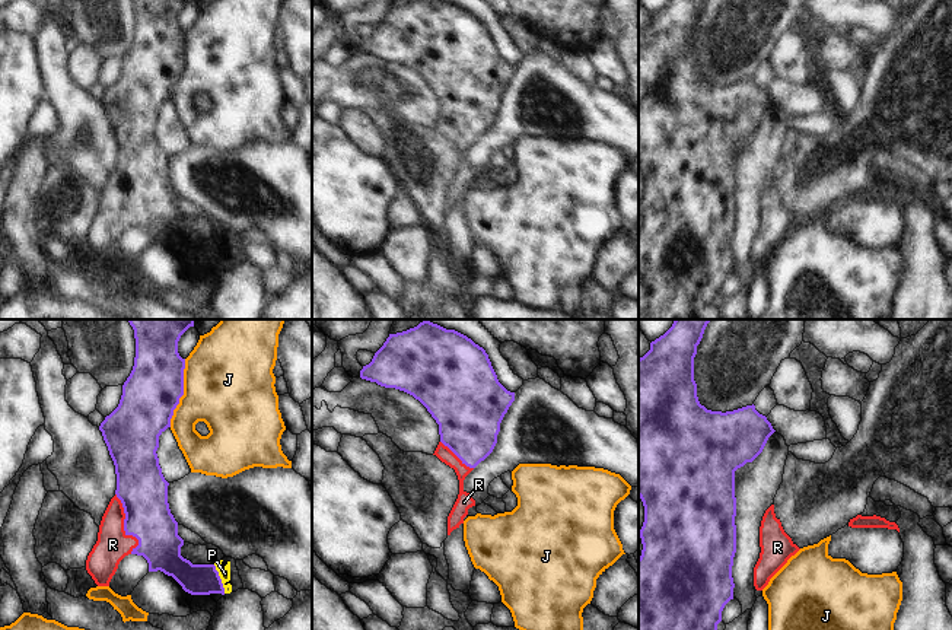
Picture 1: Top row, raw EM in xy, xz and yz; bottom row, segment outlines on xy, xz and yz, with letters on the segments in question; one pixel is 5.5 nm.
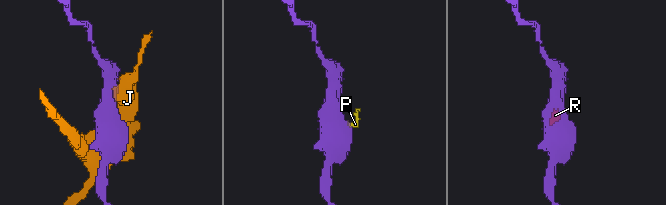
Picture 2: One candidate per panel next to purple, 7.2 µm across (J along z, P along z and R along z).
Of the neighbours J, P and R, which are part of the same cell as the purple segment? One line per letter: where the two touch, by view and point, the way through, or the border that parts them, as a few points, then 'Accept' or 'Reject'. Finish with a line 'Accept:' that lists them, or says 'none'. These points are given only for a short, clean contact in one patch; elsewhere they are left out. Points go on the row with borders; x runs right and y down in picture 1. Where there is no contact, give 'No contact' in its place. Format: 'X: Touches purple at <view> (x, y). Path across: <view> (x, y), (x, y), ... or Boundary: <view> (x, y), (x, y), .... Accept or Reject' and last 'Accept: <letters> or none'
J: Touches purple at xy (182, 393). Reject
P: Touches purple at xy (220, 579). Boundary: xy (213, 565), (225, 592). Reject
R: Touches purple at xy (124, 525). Path across: xy (140, 484), (140, 509), (124, 525), (112, 544). Accept
Accept: R

